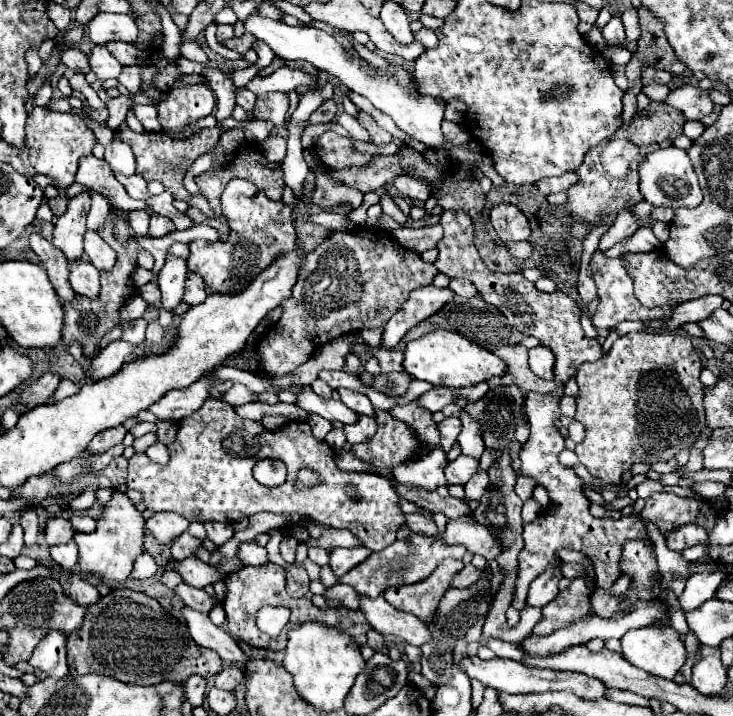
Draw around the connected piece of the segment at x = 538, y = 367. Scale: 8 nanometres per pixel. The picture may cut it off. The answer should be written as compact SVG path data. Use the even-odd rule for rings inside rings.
M536 346L530 352L530 368L534 374L538 374L544 380L552 380L552 368L554 368L554 356L546 346Z

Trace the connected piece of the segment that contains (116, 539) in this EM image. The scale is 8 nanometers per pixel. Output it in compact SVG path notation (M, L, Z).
M114 492L112 500L104 506L102 518L98 518L98 528L90 534L76 534L74 542L78 544L78 566L84 576L96 578L96 582L124 582L132 572L134 560L142 554L144 540L144 518L122 492Z

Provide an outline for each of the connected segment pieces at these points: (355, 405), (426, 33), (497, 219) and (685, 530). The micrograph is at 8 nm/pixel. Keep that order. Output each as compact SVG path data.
M338 388L338 392L340 392L340 400L350 410L356 410L358 414L374 416L374 406L372 406L372 402L364 394L358 394L358 392L352 392L352 390L346 390L346 388Z
M422 28L420 32L414 34L414 38L416 38L418 42L422 42L426 48L436 48L436 34L434 34L434 30Z
M498 204L490 215L491 224L503 242L525 241L530 236L528 218L514 204Z
M687 524L666 535L667 546L674 551L682 551L696 544L708 544L707 532L699 525Z

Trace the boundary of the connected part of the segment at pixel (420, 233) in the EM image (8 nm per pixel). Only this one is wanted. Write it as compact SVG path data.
M436 224L436 226L430 226L430 228L418 228L418 230L404 226L404 228L394 230L394 238L398 240L400 246L404 246L404 248L416 252L416 254L422 254L430 248L436 248L436 244L442 238L442 226Z

